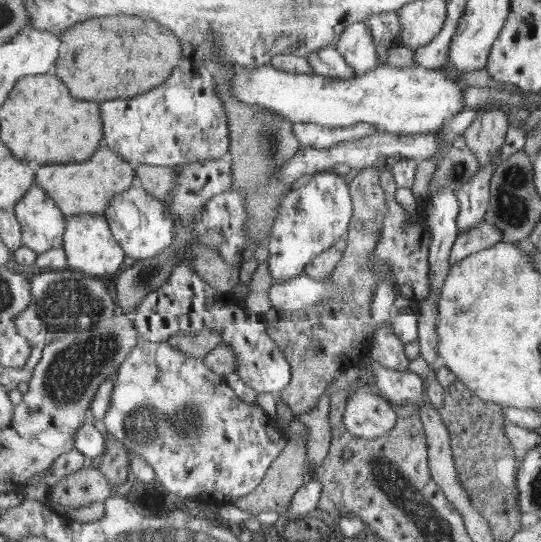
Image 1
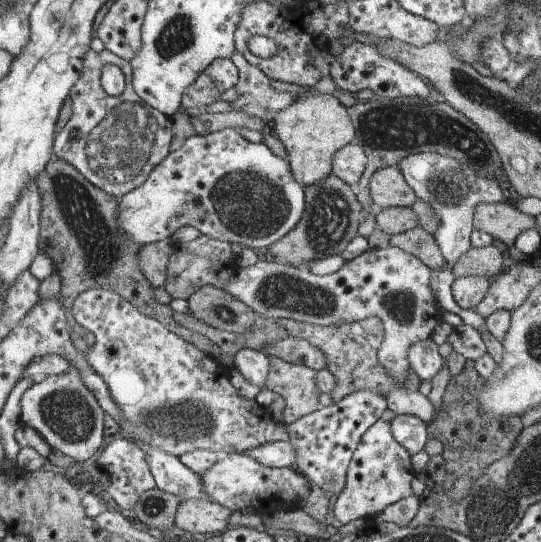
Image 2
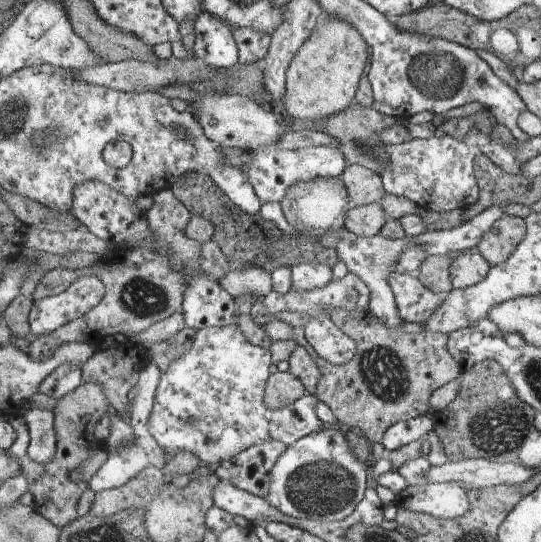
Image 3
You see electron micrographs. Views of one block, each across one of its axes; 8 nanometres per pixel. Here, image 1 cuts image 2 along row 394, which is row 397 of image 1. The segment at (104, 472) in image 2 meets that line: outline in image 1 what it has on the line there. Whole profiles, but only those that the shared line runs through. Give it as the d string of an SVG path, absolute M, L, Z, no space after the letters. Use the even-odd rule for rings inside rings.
M140 340L136 348L129 353L128 358L125 359L125 362L120 366L115 376L116 387L111 395L111 406L109 406L105 424L107 424L107 430L119 442L122 442L128 448L129 452L144 456L144 459L155 469L157 483L161 484L161 488L166 492L172 492L181 498L196 498L199 496L199 498L211 498L211 500L220 500L220 504L227 504L228 500L247 496L257 486L260 486L268 470L276 462L276 458L288 446L289 438L282 430L279 431L274 420L265 413L265 410L261 406L257 405L257 403L249 403L241 400L235 394L235 390L227 386L224 378L213 371L212 368L208 367L208 364L205 364L204 359L187 357L187 355L170 346L167 341L153 342Z

